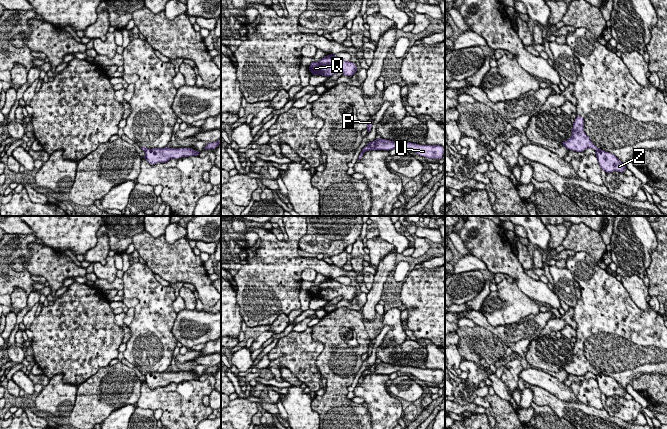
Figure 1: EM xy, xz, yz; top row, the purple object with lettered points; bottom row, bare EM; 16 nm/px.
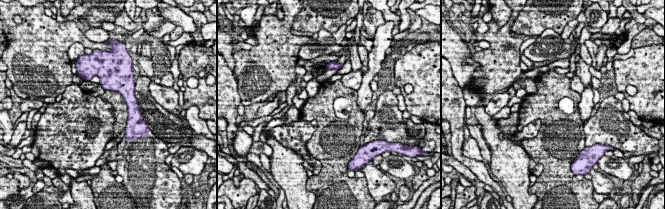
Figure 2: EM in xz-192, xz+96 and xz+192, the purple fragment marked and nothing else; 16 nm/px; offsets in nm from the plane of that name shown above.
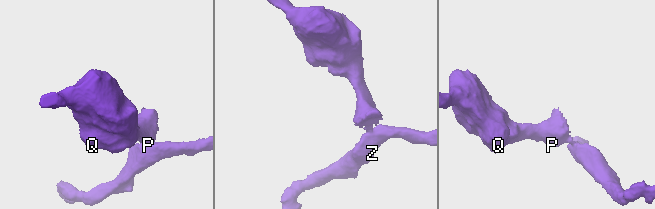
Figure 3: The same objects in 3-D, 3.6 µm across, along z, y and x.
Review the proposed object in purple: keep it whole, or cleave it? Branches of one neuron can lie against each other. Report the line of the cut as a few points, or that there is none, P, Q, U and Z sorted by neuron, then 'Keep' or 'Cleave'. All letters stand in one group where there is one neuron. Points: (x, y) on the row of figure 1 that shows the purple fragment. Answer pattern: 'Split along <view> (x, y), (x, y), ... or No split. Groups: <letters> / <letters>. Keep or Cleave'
Split along xy (147, 148), (144, 150). Groups: P Q / U Z. Cleave

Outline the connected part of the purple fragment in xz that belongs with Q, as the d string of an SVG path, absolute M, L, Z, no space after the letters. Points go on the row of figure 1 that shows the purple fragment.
M333 54L320 59L318 62L311 62L308 66L312 75L330 77L339 72L343 76L353 76L357 72L357 66L353 62L344 61Z

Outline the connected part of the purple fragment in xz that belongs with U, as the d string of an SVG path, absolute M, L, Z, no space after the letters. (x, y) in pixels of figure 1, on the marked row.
M382 138L375 139L368 146L362 148L359 154L358 160L363 157L363 154L371 150L385 150L390 151L392 149L410 149L416 154L430 158L430 159L442 159L445 149L441 145L419 145L411 142L391 141Z

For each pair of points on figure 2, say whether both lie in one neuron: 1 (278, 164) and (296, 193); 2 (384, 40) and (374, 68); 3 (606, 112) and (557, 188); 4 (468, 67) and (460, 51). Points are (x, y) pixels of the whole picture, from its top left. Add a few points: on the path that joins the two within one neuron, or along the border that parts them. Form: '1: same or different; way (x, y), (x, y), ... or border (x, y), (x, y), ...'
1: same; way (285, 171), (292, 178), (294, 186)
2: same; way (380, 47), (375, 61)
3: different; border (583, 123), (585, 146)
4: same; way (463, 66), (461, 65), (460, 56)

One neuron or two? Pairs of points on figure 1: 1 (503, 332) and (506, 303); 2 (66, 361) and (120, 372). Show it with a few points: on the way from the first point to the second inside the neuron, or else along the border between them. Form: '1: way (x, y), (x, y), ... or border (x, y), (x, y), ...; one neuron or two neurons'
1: border (483, 314), (492, 326), (508, 325), (526, 315); two neurons
2: border (109, 365), (101, 367), (82, 382); two neurons

